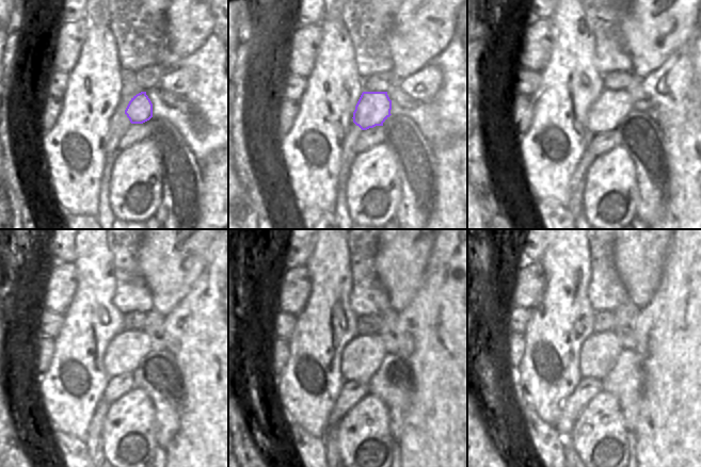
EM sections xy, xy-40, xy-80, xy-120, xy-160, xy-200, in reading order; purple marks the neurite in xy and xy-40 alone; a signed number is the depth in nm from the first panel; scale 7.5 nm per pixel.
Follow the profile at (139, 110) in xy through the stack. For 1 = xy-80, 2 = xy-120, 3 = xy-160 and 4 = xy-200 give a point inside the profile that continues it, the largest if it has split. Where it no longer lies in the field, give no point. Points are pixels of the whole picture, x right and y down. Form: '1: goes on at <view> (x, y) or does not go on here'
1: goes on at xy-80 (609, 109)
2: goes on at xy-120 (123, 354)
3: goes on at xy-160 (361, 357)
4: goes on at xy-200 (598, 354)

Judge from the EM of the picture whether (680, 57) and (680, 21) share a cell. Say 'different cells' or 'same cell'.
different cells

